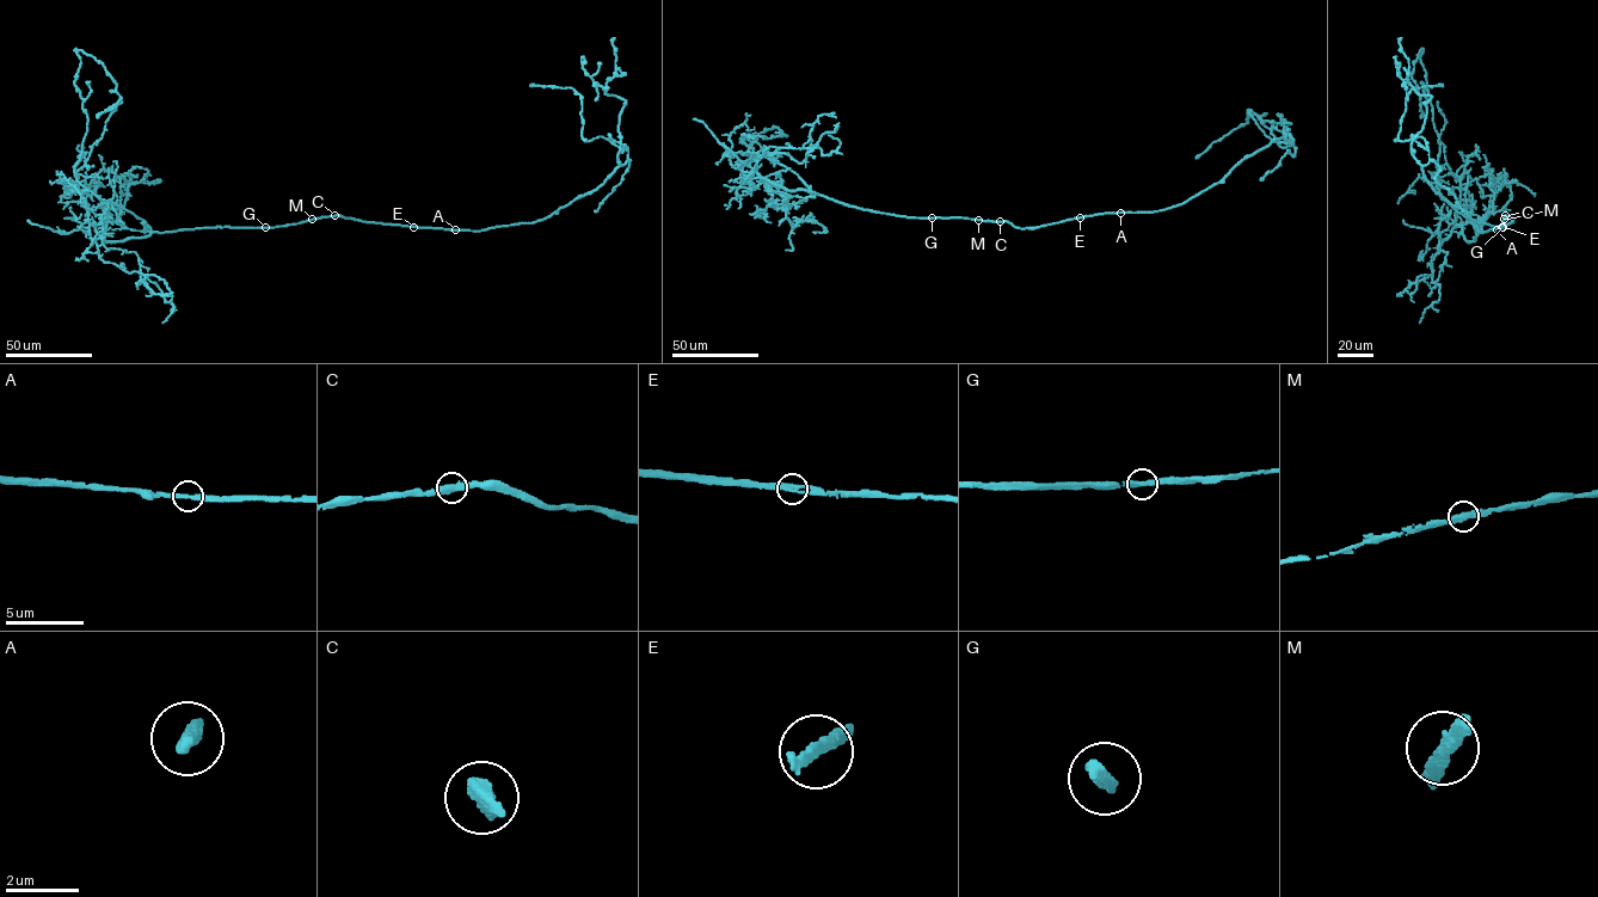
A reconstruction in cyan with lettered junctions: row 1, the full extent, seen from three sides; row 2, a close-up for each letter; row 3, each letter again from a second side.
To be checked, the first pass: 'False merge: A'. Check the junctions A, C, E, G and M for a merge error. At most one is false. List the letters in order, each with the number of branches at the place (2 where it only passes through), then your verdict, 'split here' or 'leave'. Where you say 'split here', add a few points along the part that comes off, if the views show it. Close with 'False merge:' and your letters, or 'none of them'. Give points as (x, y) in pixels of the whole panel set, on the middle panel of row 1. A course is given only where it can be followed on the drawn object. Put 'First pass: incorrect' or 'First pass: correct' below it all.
A: 2 | leave
C: 2 | leave
E: 2 | leave
G: 2 | leave
M: 2 | leave
False merge: none of them
First pass: incorrect

